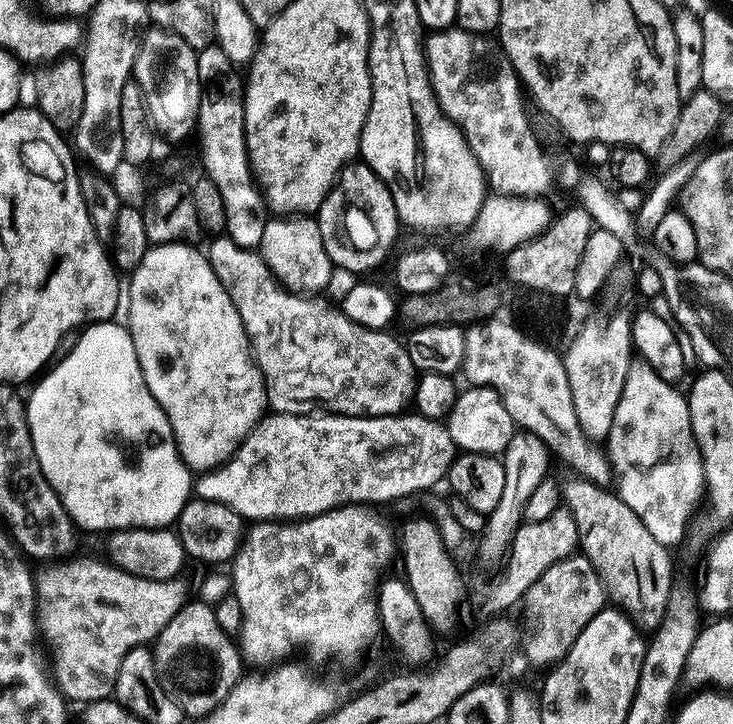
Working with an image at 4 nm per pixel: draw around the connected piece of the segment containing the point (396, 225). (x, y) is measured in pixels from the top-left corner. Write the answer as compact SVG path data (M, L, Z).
M353 162L341 170L336 185L328 192L328 197L322 202L320 211L315 213L318 230L322 230L322 246L326 246L326 254L332 259L337 269L345 268L348 272L368 272L376 268L388 256L388 251L396 244L396 231L402 228L400 219L396 217L394 198L390 190L374 174L370 165L363 162Z

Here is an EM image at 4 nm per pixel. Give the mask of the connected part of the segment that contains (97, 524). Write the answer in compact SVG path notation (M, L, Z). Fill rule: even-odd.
M116 323L87 325L74 350L63 353L43 373L42 380L31 385L32 393L26 396L30 438L34 442L34 454L38 454L38 466L42 466L42 474L46 474L46 482L50 482L54 494L58 494L77 529L101 534L121 528L175 525L182 506L186 506L194 492L193 473L179 456L162 406L158 406L142 378L134 342L127 327Z

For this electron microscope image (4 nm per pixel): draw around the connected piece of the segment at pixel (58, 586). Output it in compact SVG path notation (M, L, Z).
M64 558L59 562L48 562L44 569L35 573L36 582L36 627L39 639L52 655L50 676L65 701L81 700L87 706L96 700L109 699L115 693L118 669L122 658L130 650L148 646L156 635L178 614L183 604L189 603L188 588L183 579L151 580L138 578L126 570L117 568L111 562L100 560L72 560Z

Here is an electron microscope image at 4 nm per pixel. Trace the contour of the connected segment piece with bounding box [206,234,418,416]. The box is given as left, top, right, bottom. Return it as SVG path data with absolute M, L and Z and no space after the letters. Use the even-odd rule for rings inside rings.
M220 234L215 237L216 240L209 248L206 248L206 255L210 266L214 270L214 274L218 278L218 282L222 282L224 287L224 295L230 298L230 302L234 306L234 310L238 310L238 318L242 318L242 326L248 335L248 342L252 349L252 355L257 366L260 367L260 373L264 375L264 385L266 386L266 394L268 395L268 408L273 413L289 412L295 416L305 415L306 408L304 404L321 404L323 411L328 414L339 414L342 416L395 416L403 413L404 408L413 403L416 394L416 381L418 379L418 369L414 366L414 362L410 362L410 354L407 347L403 343L400 344L391 336L391 331L381 330L379 328L367 328L366 326L358 326L358 322L354 322L350 318L346 318L346 314L339 307L331 308L326 301L320 300L324 298L313 298L308 294L297 294L289 292L279 280L273 276L272 271L266 266L266 262L260 256L259 251L251 248L239 248L229 236Z

